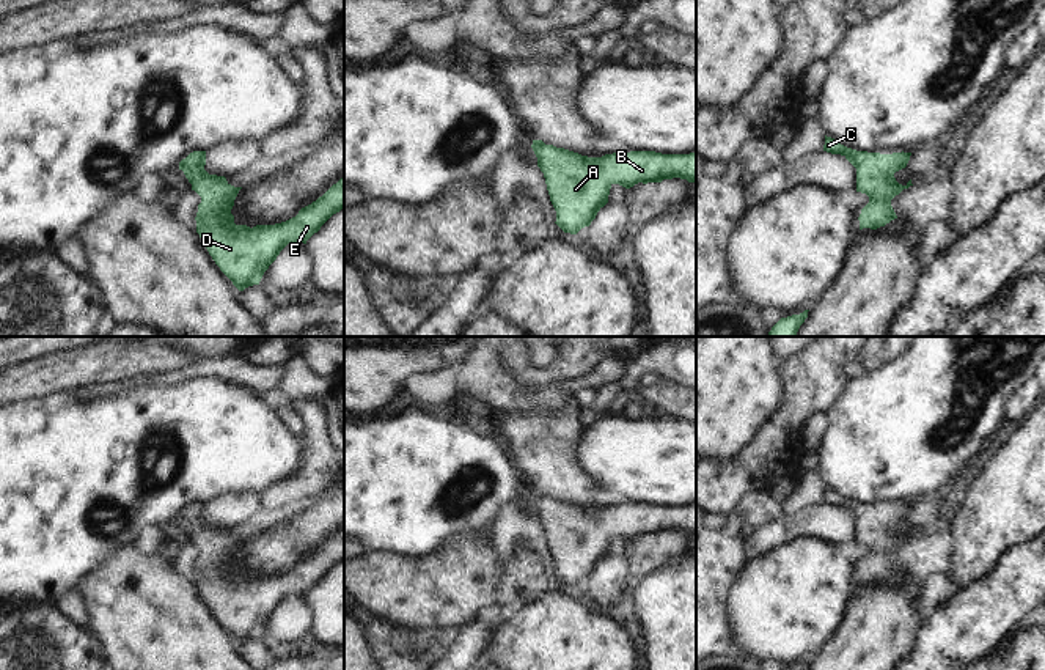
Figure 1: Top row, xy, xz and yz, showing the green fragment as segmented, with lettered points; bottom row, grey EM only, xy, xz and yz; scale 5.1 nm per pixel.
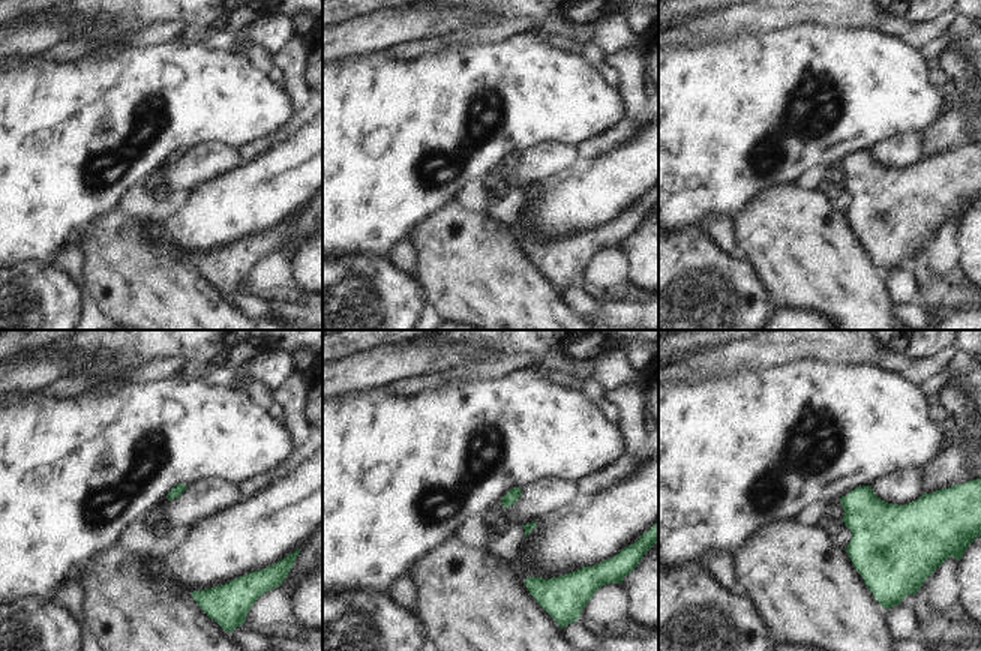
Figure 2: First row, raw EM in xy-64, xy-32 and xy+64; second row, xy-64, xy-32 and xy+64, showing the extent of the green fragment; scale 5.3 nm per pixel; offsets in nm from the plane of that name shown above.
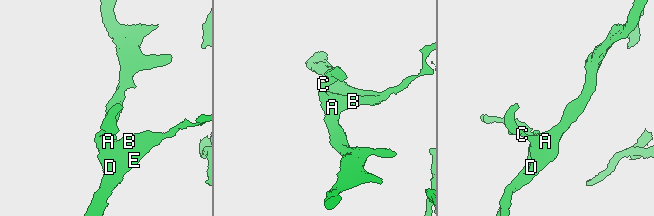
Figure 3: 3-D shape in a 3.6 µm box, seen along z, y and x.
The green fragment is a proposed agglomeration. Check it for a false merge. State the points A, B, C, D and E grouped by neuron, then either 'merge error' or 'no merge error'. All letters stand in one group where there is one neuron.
A B C D E; no merge error

